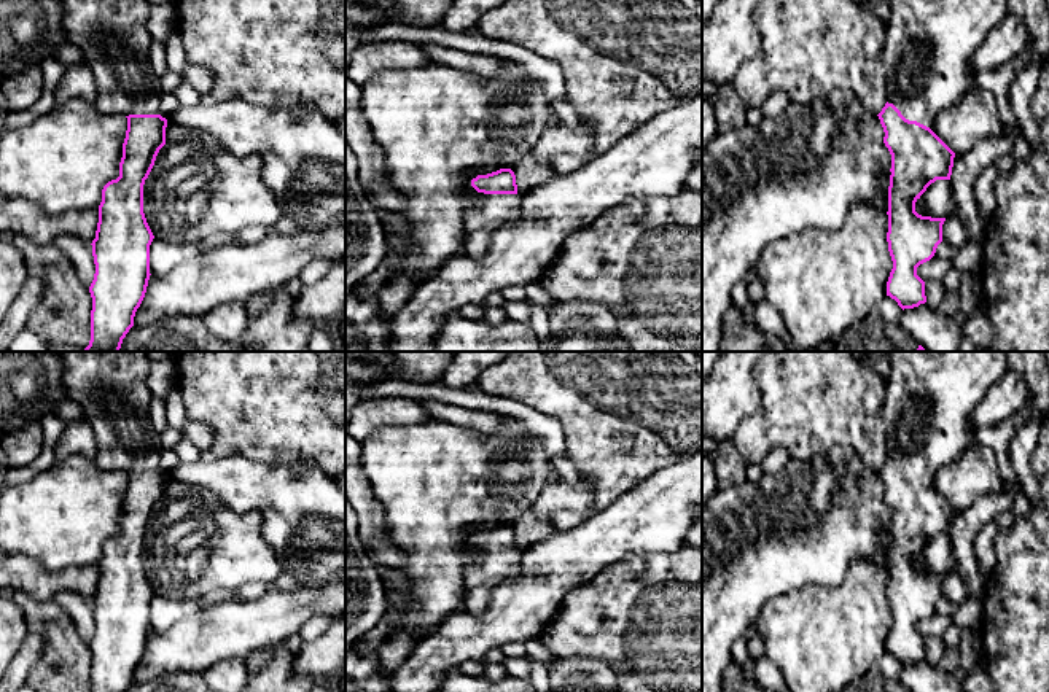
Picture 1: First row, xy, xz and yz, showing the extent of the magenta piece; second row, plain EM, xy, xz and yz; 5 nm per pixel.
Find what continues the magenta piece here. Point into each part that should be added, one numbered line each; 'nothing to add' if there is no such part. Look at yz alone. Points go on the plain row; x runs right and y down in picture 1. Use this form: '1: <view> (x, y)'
1: yz (930, 396)

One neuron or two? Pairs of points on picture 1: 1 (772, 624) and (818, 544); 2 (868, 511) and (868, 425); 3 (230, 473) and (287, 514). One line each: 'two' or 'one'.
1: two
2: two
3: one

